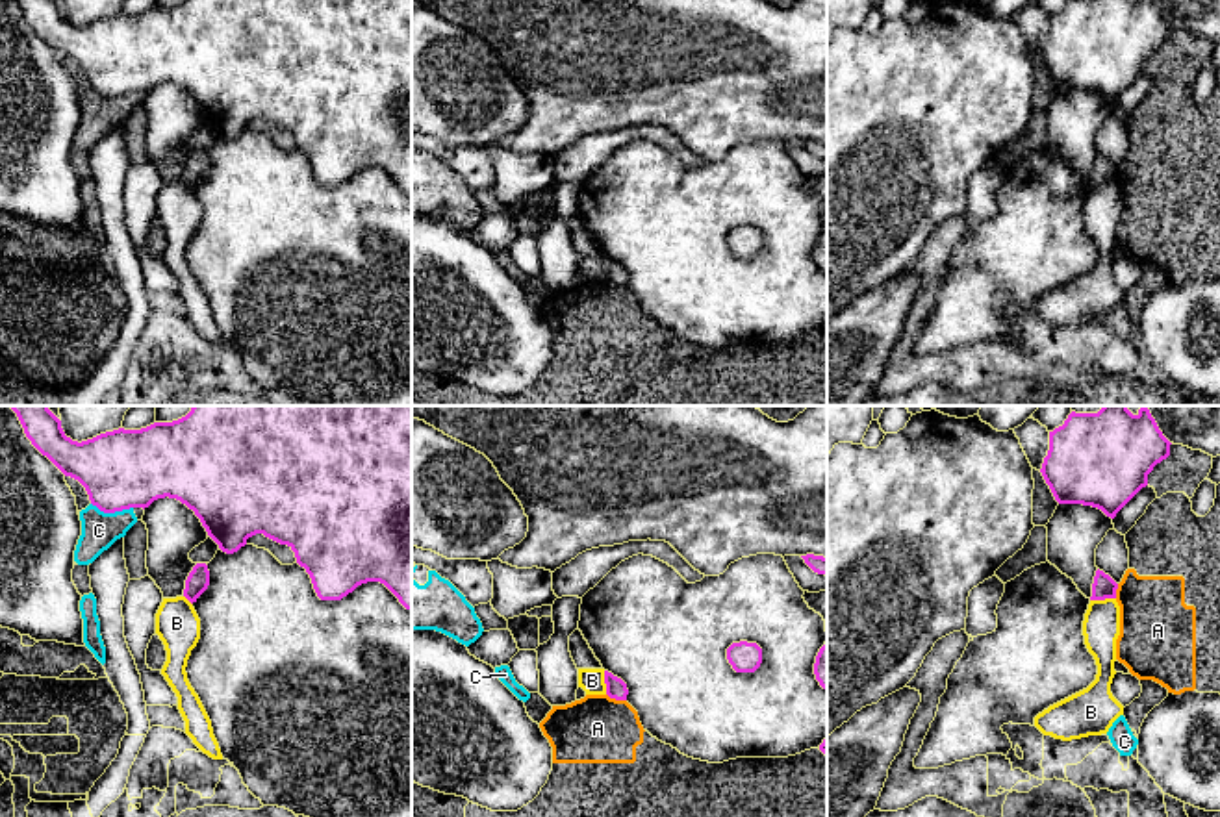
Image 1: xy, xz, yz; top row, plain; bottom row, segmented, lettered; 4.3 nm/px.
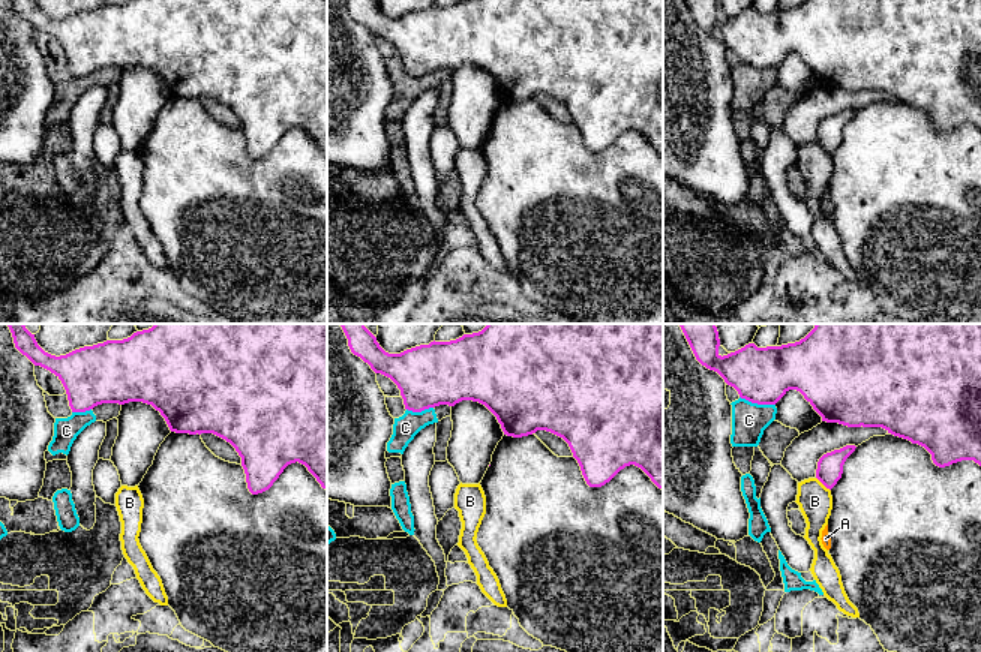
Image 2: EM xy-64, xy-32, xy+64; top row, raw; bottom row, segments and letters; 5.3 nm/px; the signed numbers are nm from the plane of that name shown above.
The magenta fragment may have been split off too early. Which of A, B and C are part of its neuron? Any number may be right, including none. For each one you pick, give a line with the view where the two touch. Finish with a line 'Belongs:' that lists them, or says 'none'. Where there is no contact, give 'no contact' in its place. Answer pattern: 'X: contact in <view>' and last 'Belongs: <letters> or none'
Belongs: none

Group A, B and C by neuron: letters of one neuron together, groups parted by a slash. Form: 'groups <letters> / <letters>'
groups A / B / C

